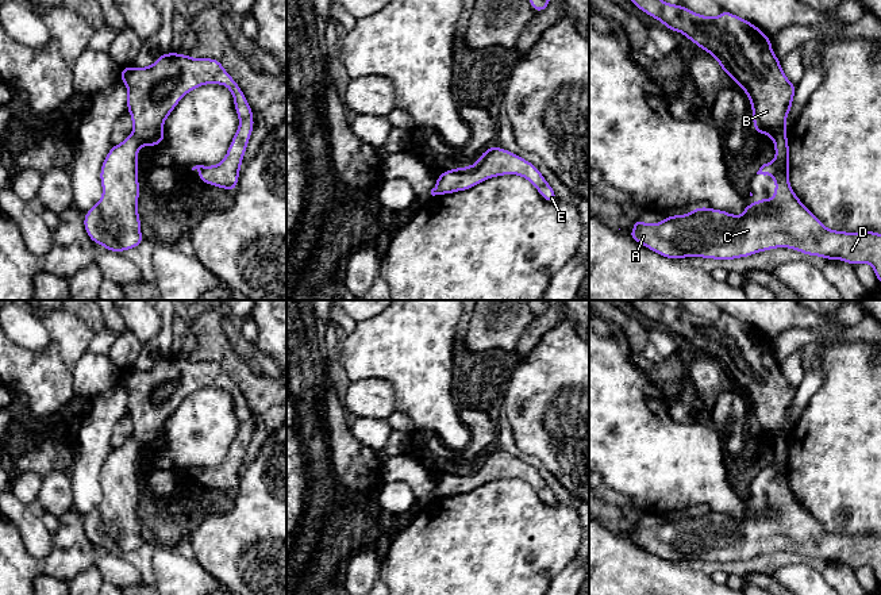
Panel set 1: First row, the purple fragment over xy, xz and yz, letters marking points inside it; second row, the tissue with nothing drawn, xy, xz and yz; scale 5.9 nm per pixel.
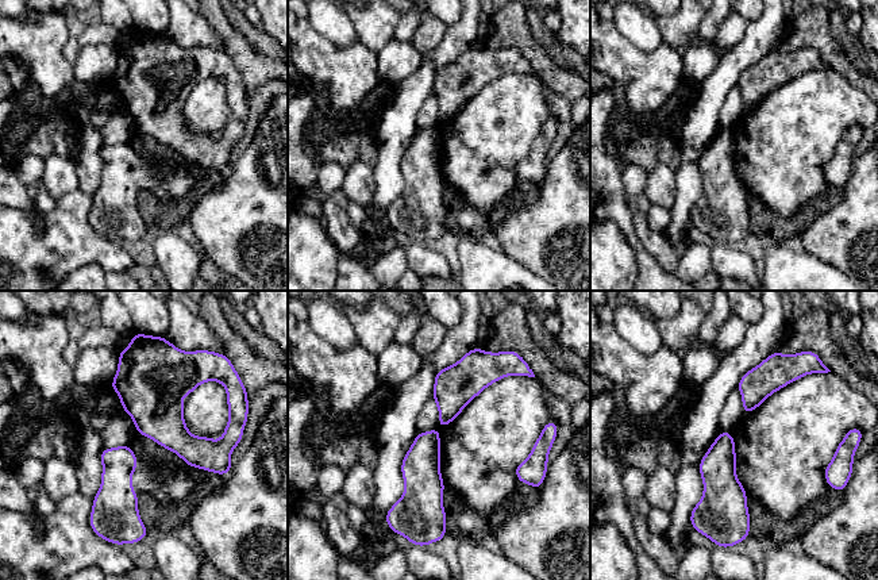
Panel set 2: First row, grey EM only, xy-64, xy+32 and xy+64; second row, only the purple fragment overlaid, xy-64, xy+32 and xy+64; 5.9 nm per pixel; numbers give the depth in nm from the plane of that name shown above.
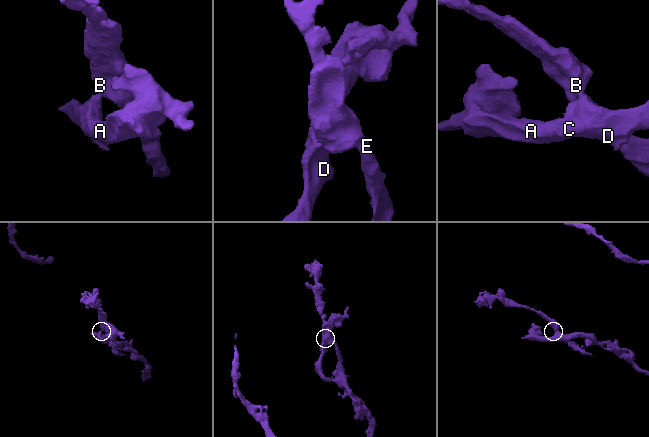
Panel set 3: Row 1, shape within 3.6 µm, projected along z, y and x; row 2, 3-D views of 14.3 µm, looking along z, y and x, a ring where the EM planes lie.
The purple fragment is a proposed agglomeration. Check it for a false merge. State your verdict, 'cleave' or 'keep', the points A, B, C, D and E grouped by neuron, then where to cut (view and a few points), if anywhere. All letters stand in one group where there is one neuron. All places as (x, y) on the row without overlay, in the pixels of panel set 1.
cleave; groups A C D / B E; cut yz (785, 437), (773, 442)

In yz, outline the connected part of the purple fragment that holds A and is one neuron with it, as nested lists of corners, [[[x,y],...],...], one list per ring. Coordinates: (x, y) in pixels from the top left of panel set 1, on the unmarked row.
[[[778,439],[773,445],[776,461],[757,475],[773,480],[776,492],[772,502],[757,502],[754,507],[745,507],[743,518],[699,510],[653,527],[638,521],[627,538],[672,563],[701,560],[727,564],[788,550],[824,563],[840,563],[854,569],[867,565],[880,587],[881,537],[827,531],[790,490],[788,439]]]

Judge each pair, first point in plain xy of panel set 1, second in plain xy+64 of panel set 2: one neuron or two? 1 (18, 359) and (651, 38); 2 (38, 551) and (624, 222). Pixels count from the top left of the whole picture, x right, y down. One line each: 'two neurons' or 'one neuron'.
1: two neurons
2: two neurons

